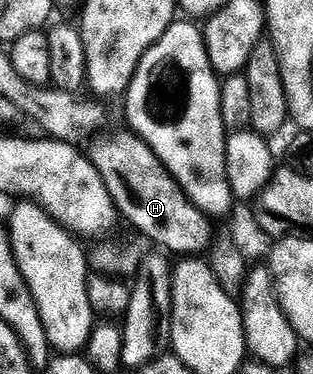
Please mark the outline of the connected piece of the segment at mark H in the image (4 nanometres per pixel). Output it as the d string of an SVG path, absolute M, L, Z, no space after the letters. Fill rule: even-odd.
M127 129L115 131L111 135L111 147L95 147L89 151L89 158L102 173L116 212L122 218L124 215L144 240L152 239L157 246L179 255L175 257L199 257L210 248L213 242L212 220L201 208L193 205L144 139Z

